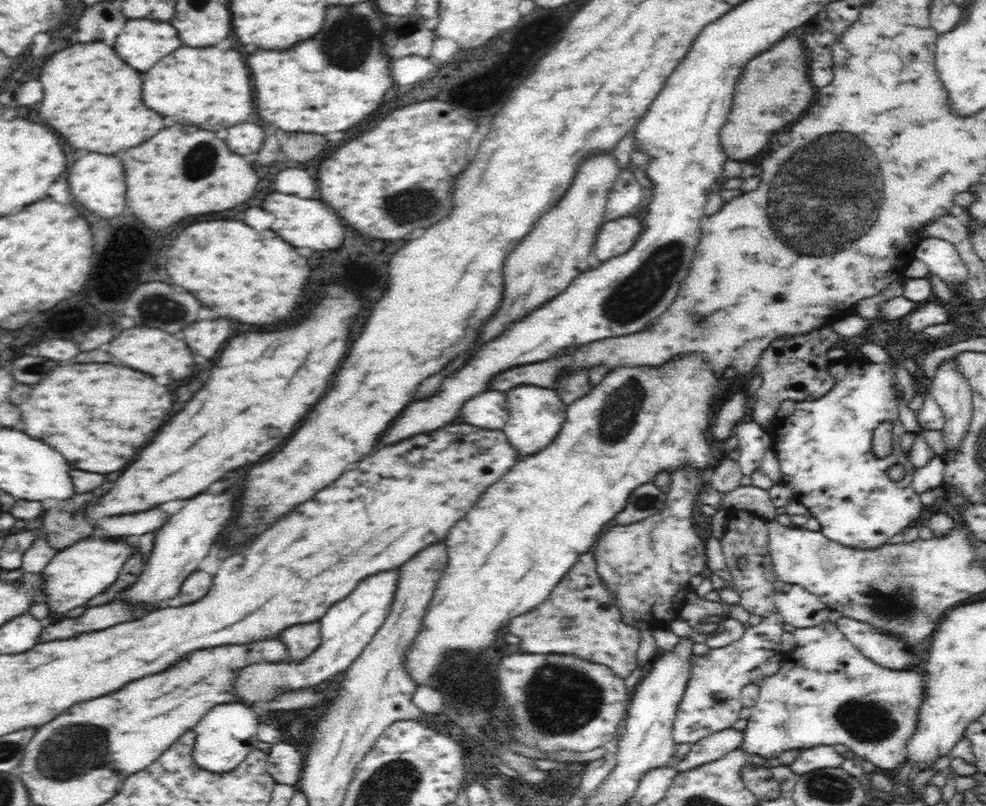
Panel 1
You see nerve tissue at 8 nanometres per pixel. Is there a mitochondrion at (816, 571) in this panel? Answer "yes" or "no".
no

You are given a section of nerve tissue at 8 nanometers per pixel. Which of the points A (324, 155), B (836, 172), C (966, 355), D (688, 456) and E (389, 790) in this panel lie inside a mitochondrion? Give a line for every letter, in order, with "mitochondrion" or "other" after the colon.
A: other
B: mitochondrion
C: other
D: other
E: mitochondrion

